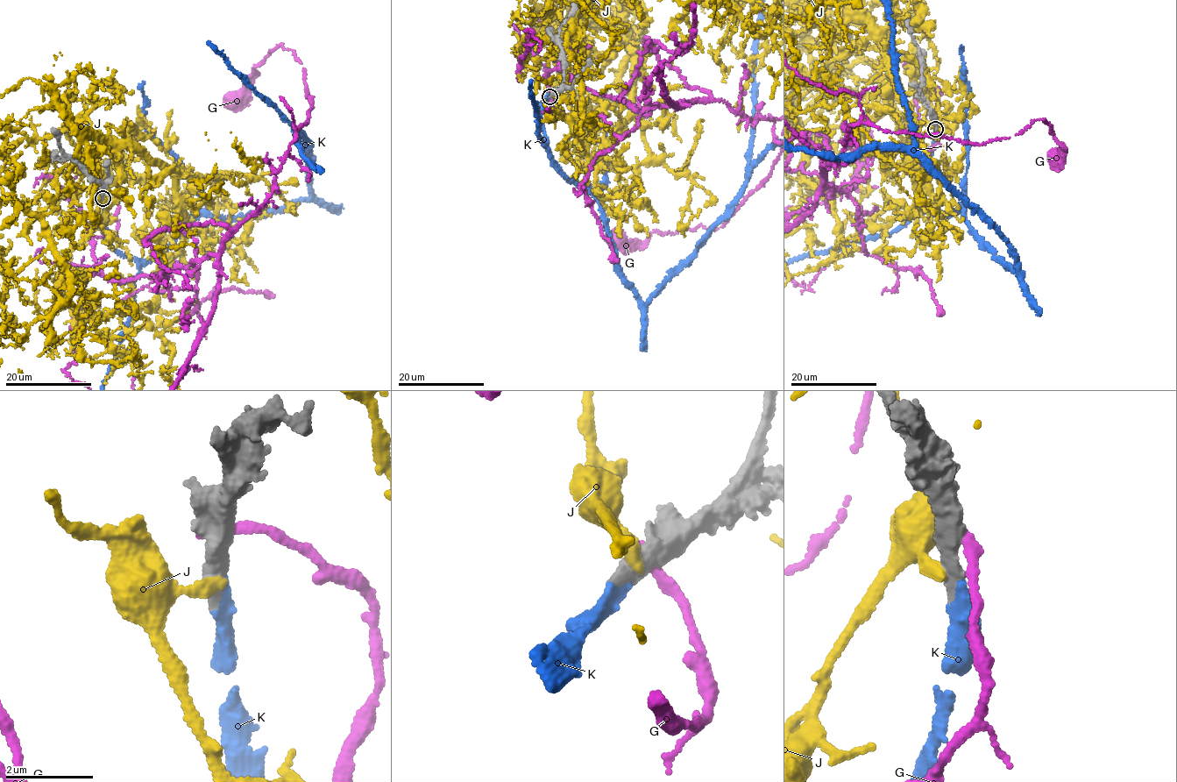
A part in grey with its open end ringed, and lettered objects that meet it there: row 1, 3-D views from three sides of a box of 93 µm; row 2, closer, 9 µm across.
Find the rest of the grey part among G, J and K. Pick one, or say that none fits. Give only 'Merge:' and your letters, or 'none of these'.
Merge: K

